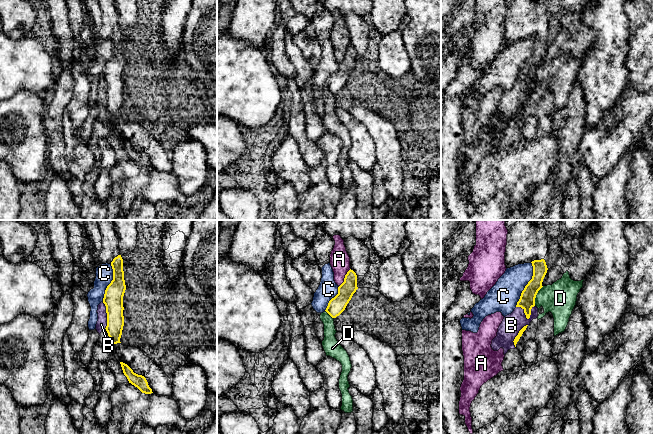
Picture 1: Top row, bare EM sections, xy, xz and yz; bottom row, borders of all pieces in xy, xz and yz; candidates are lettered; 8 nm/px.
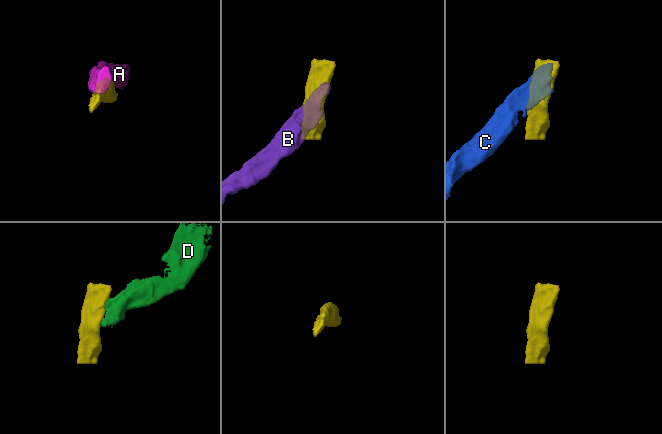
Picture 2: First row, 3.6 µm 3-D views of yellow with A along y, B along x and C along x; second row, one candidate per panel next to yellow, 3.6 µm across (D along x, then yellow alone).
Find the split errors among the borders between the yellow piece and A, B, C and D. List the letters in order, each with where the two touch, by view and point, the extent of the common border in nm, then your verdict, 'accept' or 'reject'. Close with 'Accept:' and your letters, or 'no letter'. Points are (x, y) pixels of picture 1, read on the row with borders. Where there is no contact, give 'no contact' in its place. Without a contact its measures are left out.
A: contact xz (345, 277); length 180 nm; reject
B: contact yz (526, 317); length 150 nm; reject
C: contact yz (527, 284); length 380 nm; reject
D: contact yz (535, 296); length 180 nm; reject
Accept: no letter

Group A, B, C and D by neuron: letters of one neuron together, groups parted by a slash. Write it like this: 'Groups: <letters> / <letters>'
Groups: A / B D / C

